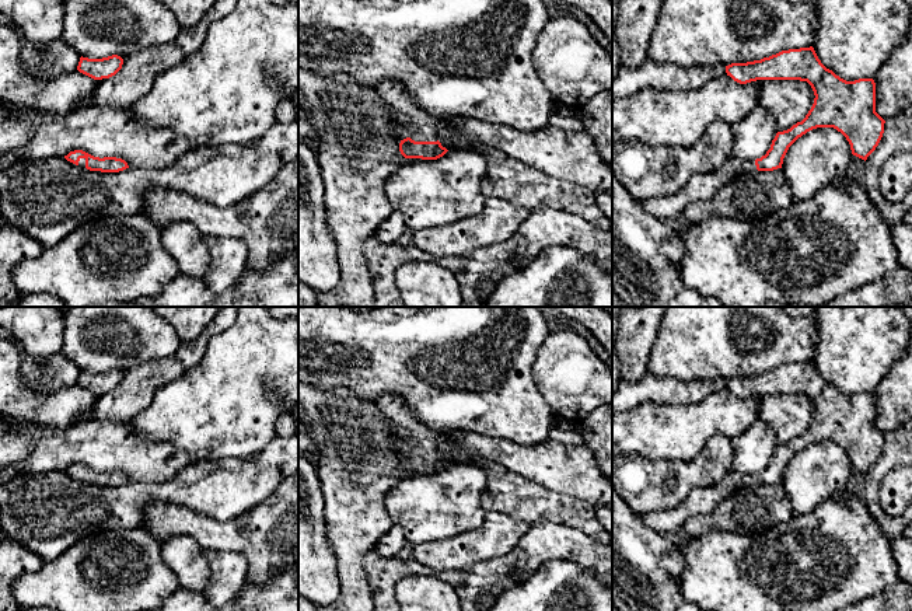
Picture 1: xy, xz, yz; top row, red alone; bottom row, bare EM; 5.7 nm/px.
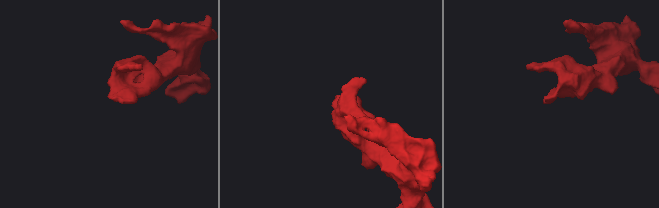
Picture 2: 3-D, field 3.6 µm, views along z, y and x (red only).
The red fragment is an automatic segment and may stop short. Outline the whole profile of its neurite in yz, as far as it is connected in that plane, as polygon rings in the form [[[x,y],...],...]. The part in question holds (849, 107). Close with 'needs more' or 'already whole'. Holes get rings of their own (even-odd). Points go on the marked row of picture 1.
[[[813,46],[782,50],[761,60],[731,63],[726,66],[726,73],[740,84],[756,80],[807,81],[815,95],[814,104],[801,122],[776,133],[771,149],[761,158],[744,161],[730,156],[713,172],[693,175],[678,193],[639,202],[642,209],[660,220],[682,216],[693,202],[710,200],[744,172],[782,168],[789,147],[813,129],[836,129],[849,142],[852,154],[864,161],[883,137],[885,121],[876,112],[874,80],[841,78],[821,63]]]; needs more

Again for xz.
[[[385,80],[378,92],[388,107],[405,158],[437,160],[448,151],[438,142],[438,119],[417,107],[399,83]]]; needs more

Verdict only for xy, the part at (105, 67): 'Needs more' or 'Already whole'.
Already whole

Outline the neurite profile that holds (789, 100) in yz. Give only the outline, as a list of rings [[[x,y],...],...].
[[[762,80],[758,105],[775,116],[778,132],[783,132],[806,118],[814,98],[807,81]]]

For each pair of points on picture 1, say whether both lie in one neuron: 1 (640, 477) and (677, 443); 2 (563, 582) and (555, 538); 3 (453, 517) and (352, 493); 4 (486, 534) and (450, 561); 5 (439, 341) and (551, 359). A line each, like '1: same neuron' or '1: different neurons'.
1: different neurons
2: different neurons
3: different neurons
4: same neuron
5: different neurons

